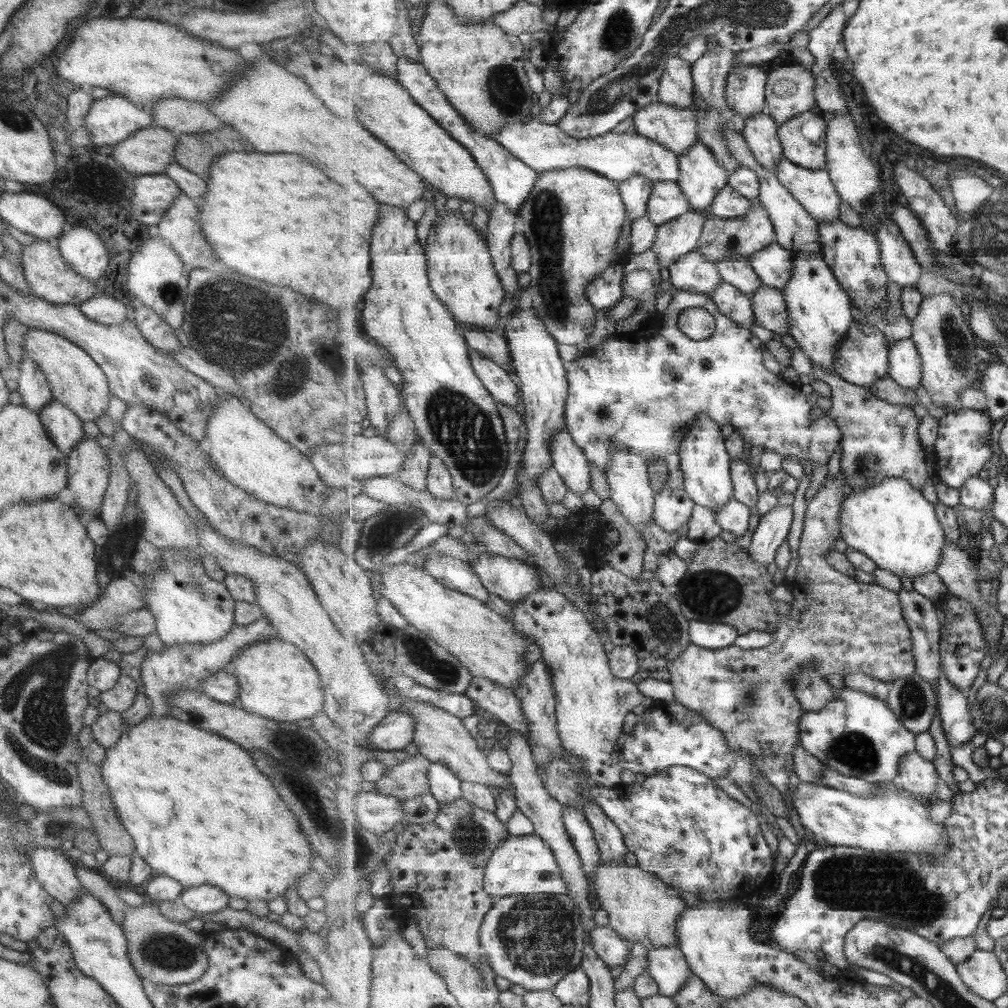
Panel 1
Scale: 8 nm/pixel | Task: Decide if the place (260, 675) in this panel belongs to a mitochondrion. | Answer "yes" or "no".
no

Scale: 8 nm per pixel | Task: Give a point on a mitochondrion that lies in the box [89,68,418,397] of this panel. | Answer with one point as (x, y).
(230, 319)

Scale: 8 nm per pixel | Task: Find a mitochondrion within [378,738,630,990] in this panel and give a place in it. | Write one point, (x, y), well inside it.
(534, 936)

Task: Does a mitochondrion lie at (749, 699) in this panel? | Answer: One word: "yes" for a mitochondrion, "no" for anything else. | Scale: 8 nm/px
yes

